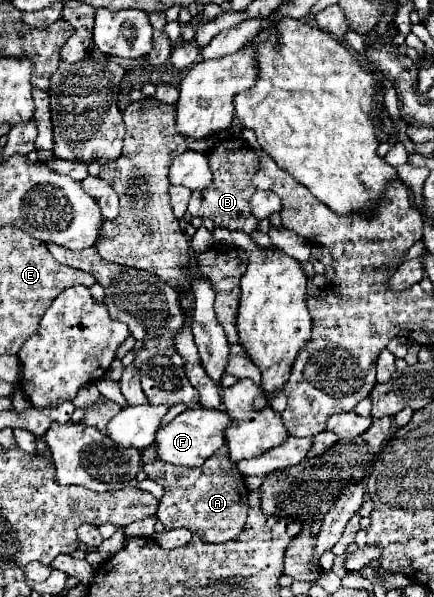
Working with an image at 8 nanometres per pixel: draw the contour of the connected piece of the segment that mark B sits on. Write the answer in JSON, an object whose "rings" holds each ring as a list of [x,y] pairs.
{"rings":[[[230,136],[226,140],[220,140],[216,148],[208,150],[208,160],[214,172],[214,184],[210,184],[206,190],[192,192],[188,212],[192,216],[210,218],[216,226],[222,226],[228,230],[242,230],[246,234],[258,230],[258,220],[250,210],[250,196],[256,192],[252,184],[252,176],[260,168],[258,154],[250,146],[246,146],[244,140]]]}

